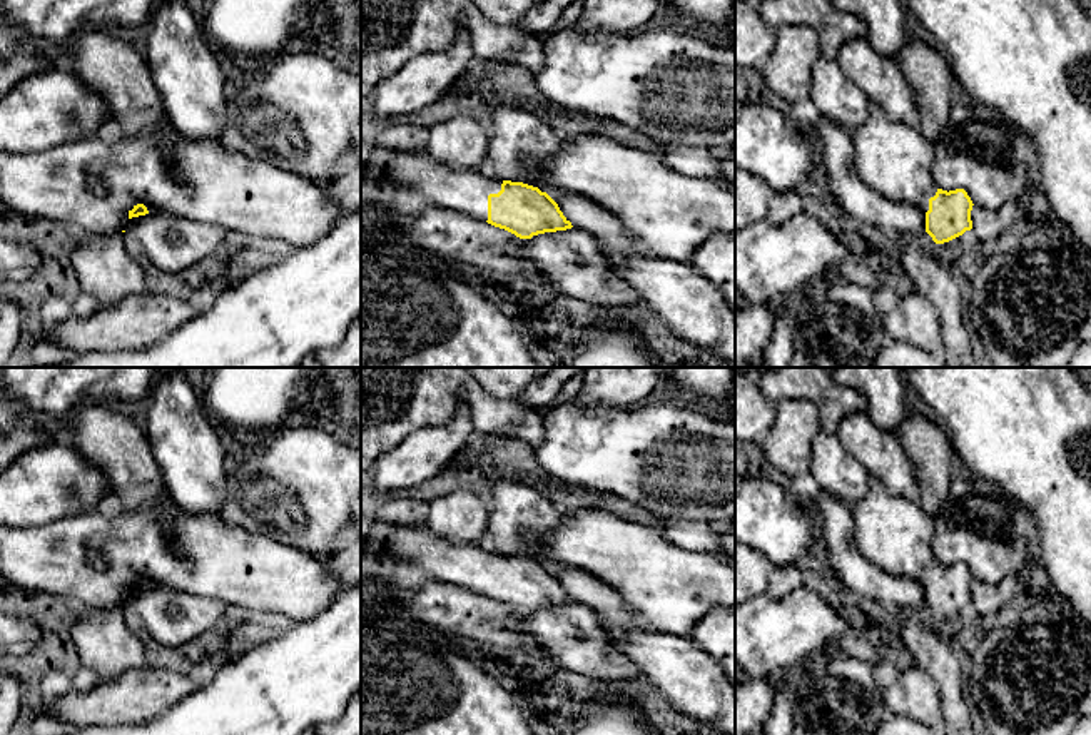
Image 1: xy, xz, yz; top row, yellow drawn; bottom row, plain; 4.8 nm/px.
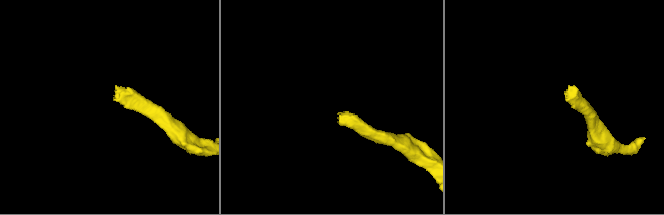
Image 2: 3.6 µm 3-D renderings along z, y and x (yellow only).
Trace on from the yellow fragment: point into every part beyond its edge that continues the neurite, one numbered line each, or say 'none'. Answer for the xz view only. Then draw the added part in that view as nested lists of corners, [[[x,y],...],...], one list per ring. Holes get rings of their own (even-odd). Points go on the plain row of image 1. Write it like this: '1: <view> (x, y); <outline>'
1: xz (465, 565); [[[394,525],[383,543],[399,565],[416,566],[443,583],[488,595],[488,570],[501,565],[503,555],[488,545],[454,543],[424,526]]]

